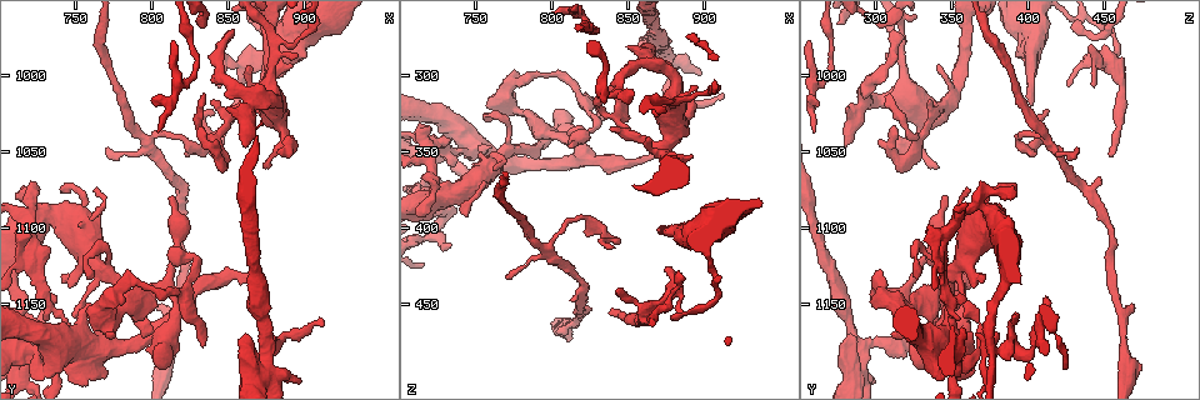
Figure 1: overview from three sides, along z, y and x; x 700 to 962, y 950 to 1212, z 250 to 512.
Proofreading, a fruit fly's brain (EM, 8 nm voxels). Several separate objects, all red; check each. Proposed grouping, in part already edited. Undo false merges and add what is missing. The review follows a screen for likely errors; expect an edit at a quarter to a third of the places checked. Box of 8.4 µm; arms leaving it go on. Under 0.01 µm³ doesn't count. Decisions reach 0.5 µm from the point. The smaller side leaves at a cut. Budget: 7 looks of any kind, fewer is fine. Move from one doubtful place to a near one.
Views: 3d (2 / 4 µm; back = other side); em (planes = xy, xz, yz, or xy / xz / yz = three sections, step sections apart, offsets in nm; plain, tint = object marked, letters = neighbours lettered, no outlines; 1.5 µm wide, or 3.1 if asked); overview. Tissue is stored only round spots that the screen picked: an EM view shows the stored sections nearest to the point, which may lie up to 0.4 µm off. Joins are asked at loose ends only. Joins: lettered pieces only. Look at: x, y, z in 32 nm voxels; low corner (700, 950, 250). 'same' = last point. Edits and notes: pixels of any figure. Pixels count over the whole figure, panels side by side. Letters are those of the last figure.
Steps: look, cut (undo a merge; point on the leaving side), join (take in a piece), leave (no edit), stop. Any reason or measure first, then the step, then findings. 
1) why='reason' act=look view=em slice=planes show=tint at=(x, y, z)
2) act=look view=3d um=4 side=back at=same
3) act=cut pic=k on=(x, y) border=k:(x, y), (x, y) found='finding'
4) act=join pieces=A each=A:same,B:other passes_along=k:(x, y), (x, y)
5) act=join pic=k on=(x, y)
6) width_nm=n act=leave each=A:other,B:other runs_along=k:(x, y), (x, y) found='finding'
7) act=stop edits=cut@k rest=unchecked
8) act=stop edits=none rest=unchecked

why='sudden change in width' act=look view=3d um=2 at=(890, 1170, 316)

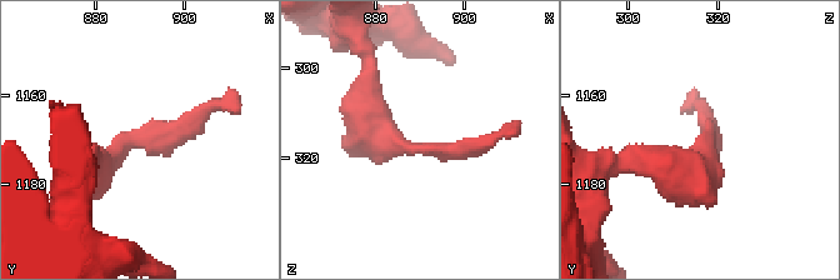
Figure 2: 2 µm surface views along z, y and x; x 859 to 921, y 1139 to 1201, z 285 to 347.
why='need the tissue' act=look view=em slice=planes show=plain at=(890, 1171, 316)

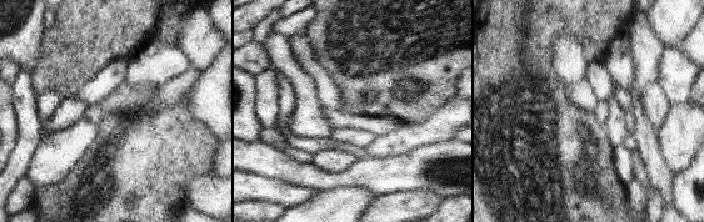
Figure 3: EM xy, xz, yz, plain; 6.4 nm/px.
act=look view=em slice=planes show=letters at=same

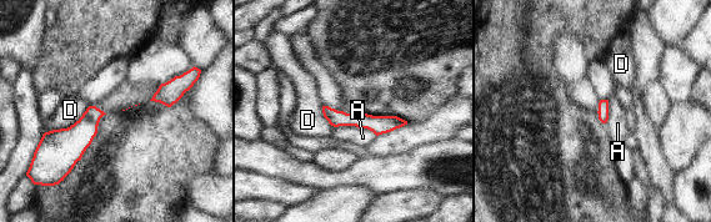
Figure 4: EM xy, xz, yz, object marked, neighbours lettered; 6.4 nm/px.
width_nm=70 act=leave each=A:other,D:other runs_along=4:(325, 109), (336, 119), (401, 122) found='one neuron here'

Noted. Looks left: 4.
why='tapers out' act=look view=3d um=2 at=(838, 1050, 456)

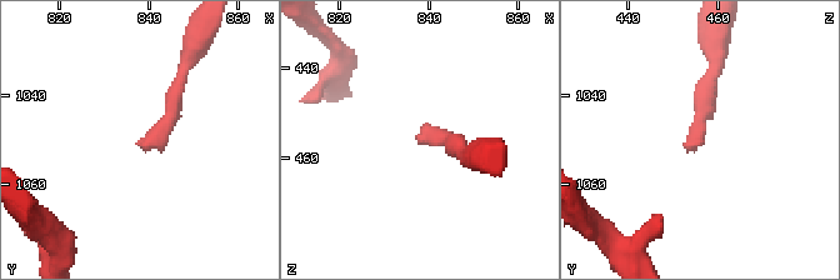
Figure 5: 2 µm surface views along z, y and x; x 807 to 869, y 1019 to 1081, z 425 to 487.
why='now the EM' act=look view=em slice=xy step=8 show=tint at=(837, 1052, 456)

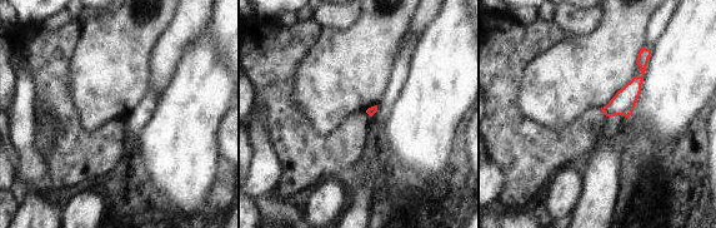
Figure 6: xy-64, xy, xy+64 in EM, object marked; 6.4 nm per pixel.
why='another direction' act=look view=em slice=planes show=letters at=same

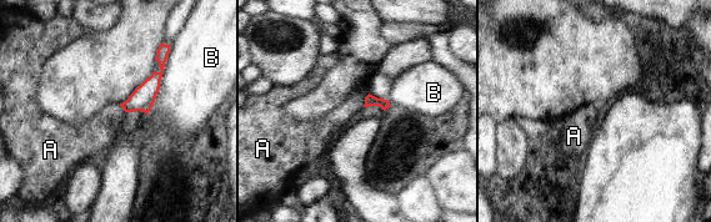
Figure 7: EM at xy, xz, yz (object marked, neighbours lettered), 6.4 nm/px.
act=leave each=A:other,B:other runs_along=7:(161, 51), (161, 70), (128, 109) found='no lettered piece goes on from it'

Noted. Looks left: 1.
act=stop edits=none rest=unchecked

